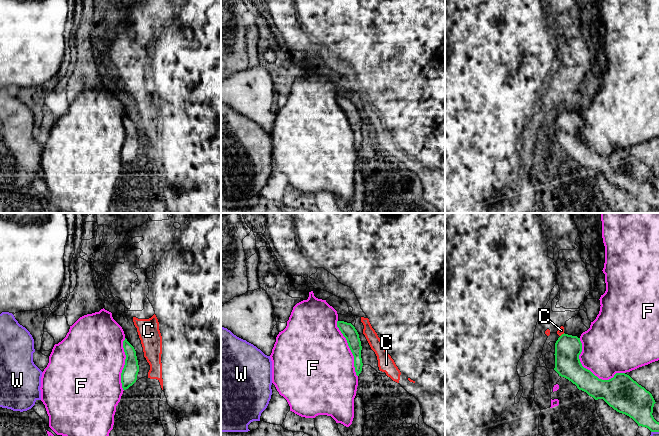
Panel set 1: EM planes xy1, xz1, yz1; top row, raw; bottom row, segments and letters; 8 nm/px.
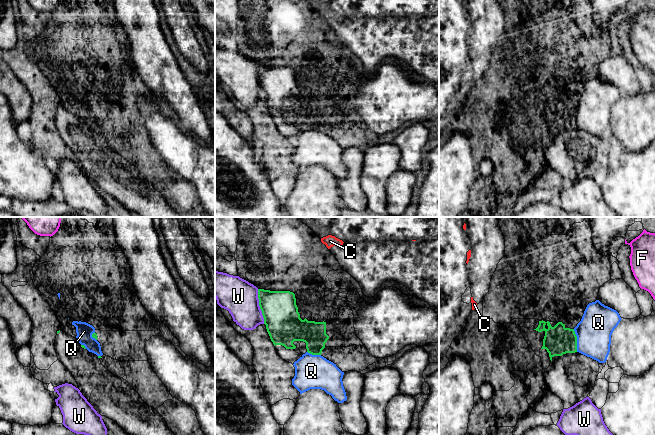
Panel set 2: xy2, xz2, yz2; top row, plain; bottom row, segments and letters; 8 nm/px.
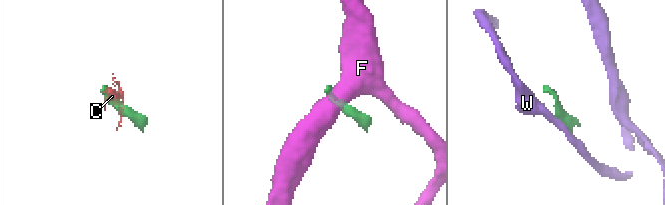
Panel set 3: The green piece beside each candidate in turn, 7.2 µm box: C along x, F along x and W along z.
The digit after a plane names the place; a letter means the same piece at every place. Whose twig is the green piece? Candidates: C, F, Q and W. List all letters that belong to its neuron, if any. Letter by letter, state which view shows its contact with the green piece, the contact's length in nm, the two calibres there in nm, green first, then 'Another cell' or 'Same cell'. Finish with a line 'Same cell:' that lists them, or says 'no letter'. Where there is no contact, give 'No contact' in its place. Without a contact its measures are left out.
C: Touches green in yz1. Shared border 50 nm. Thickness 200 nm (green) against 50 nm. Another cell
F: Touches green in yz1. Shared border 460 nm. Thickness 200 nm (green) against 440 nm. Another cell
Q: Touches green in yz2. Shared border 190 nm. Thickness 240 nm (green) against 280 nm. Another cell
W: Touches green in xz2. Shared border 280 nm. Thickness 280 nm (green) against 280 nm. Another cell
Same cell: no letter

